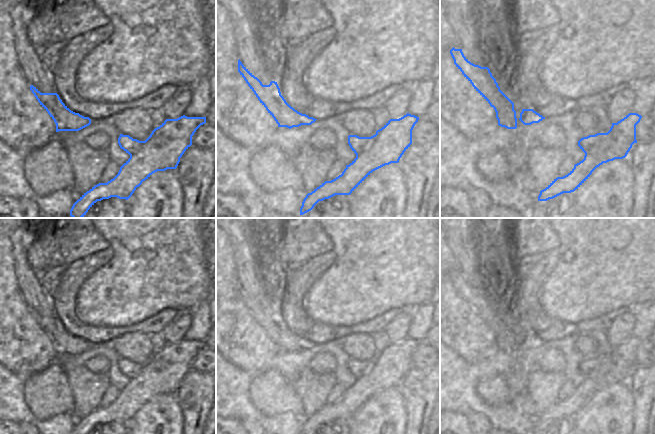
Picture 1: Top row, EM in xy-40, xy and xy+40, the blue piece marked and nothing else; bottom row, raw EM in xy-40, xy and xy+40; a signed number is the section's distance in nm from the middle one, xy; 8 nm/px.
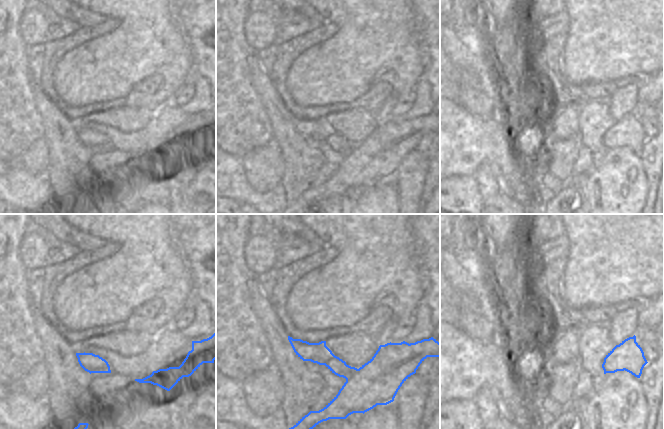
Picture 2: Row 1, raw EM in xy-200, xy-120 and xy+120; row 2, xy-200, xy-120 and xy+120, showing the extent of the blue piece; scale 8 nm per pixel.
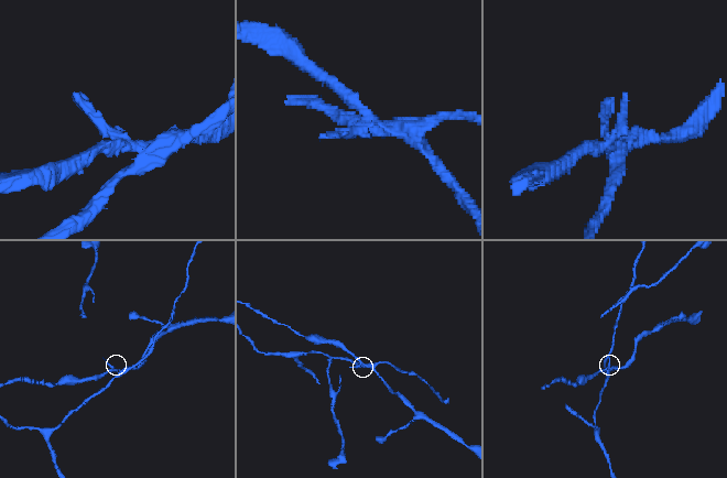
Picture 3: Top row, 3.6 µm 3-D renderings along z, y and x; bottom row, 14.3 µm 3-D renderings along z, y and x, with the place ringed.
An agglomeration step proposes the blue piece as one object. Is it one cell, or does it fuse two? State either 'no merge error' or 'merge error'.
merge error

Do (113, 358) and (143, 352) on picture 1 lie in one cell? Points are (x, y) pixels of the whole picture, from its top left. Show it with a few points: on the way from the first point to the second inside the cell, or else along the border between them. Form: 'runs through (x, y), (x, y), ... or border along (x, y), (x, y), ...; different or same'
border along (106, 341), (121, 357); different

